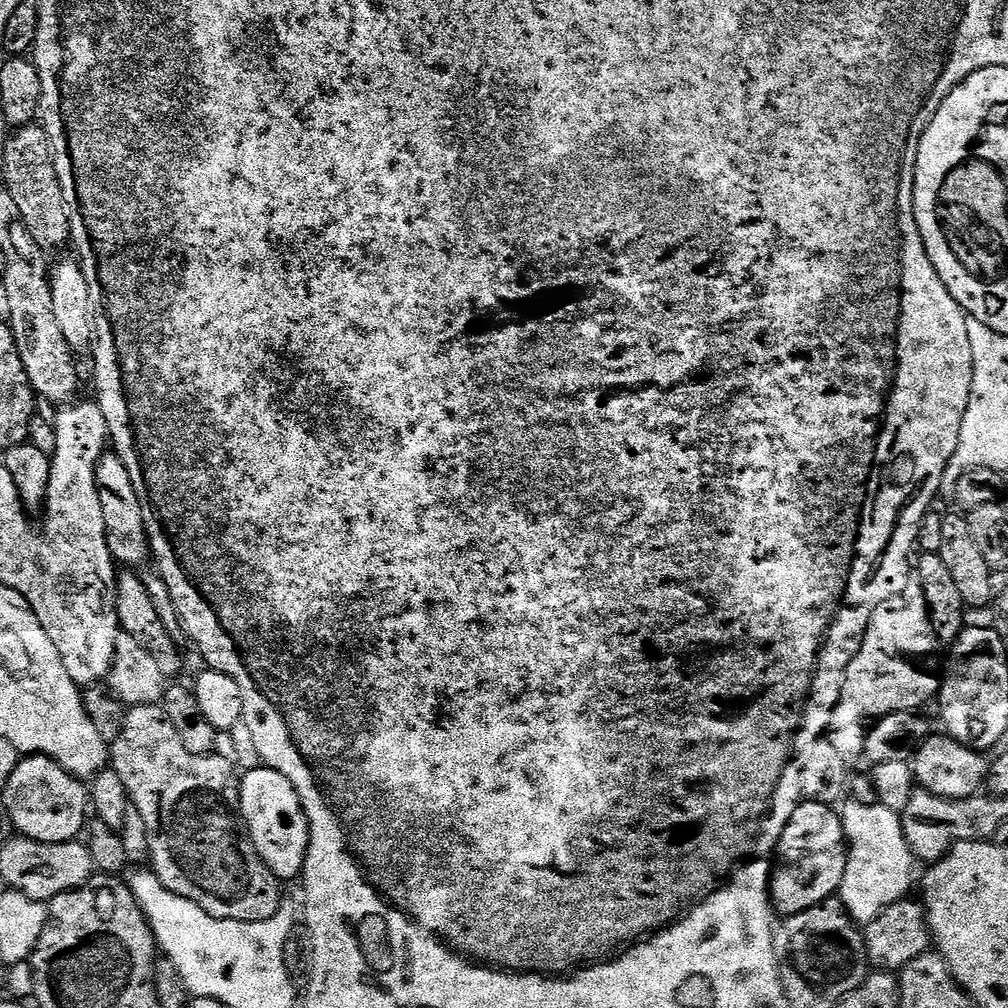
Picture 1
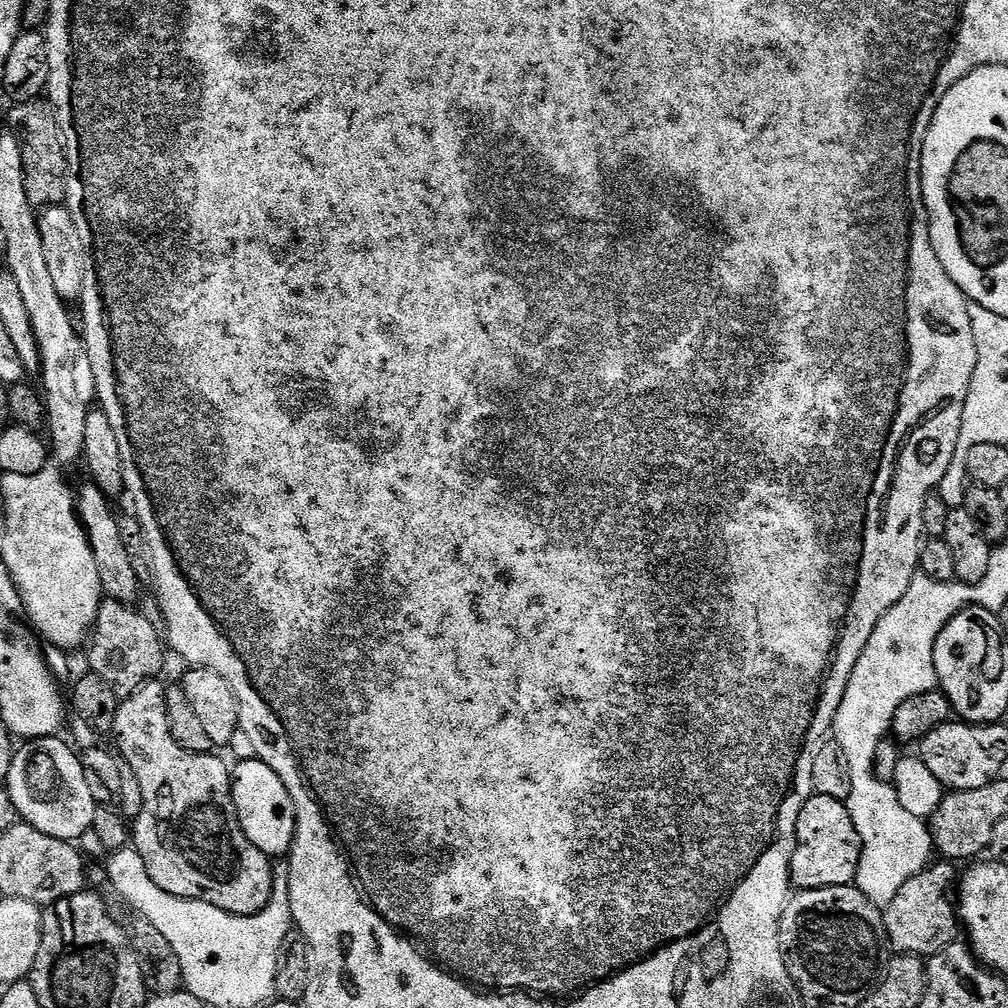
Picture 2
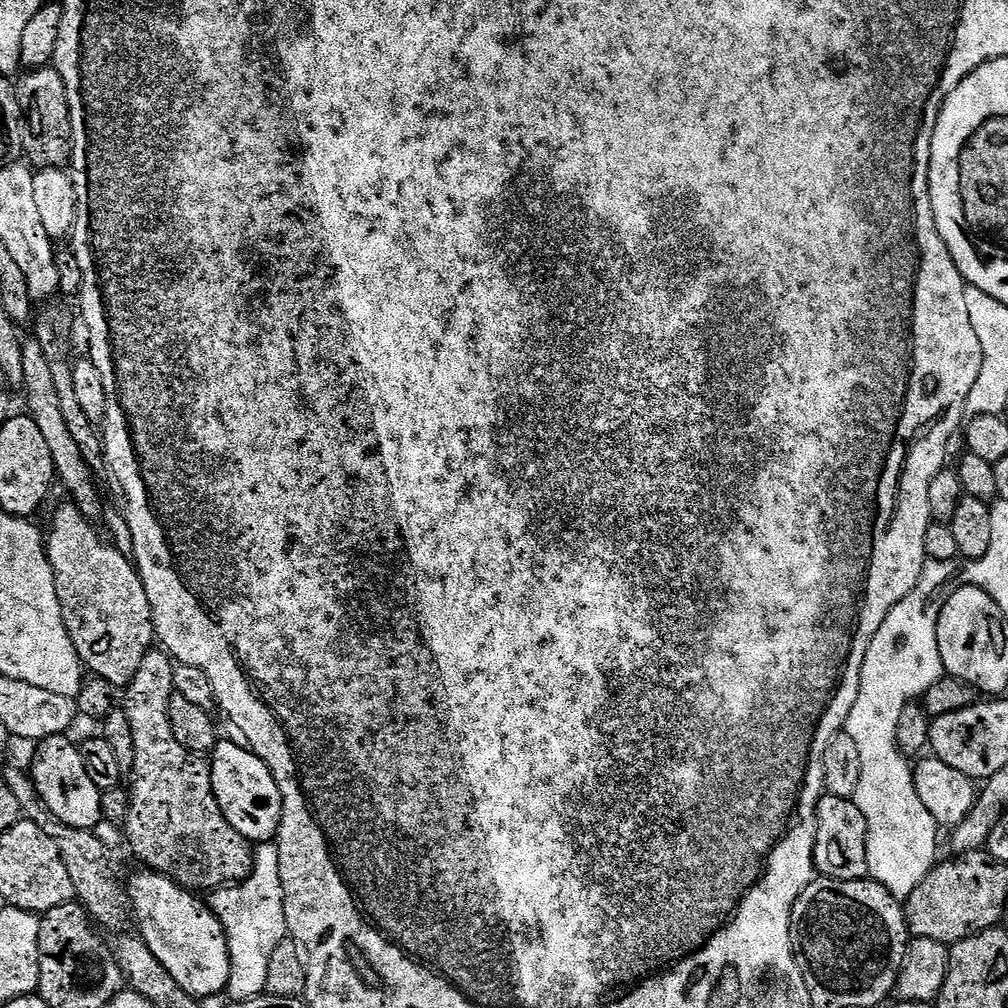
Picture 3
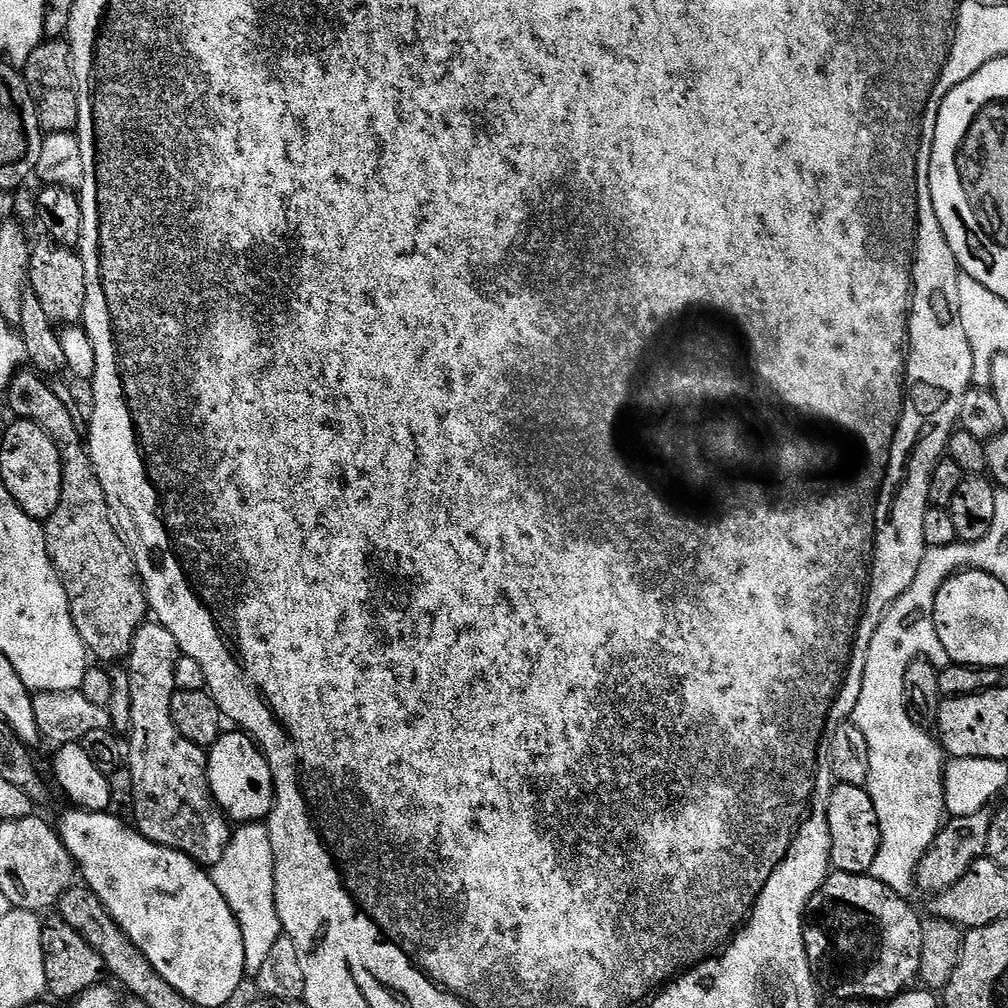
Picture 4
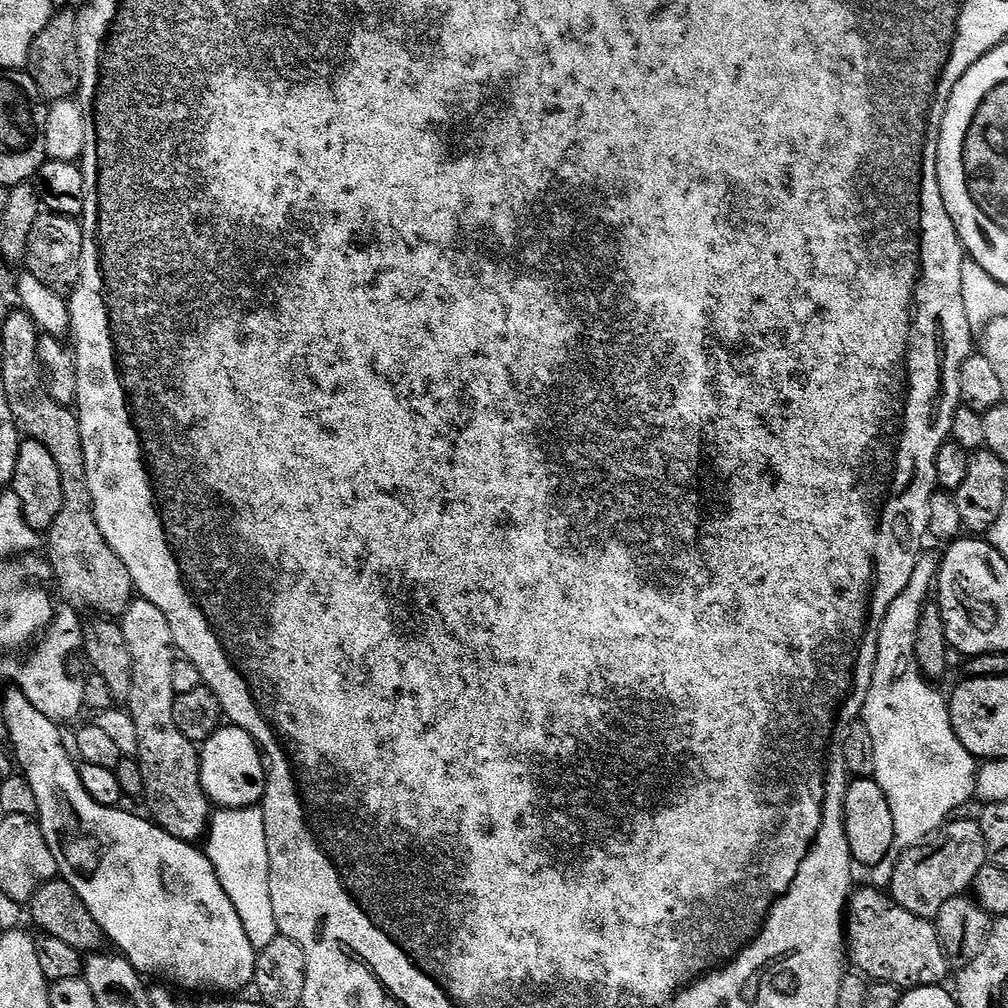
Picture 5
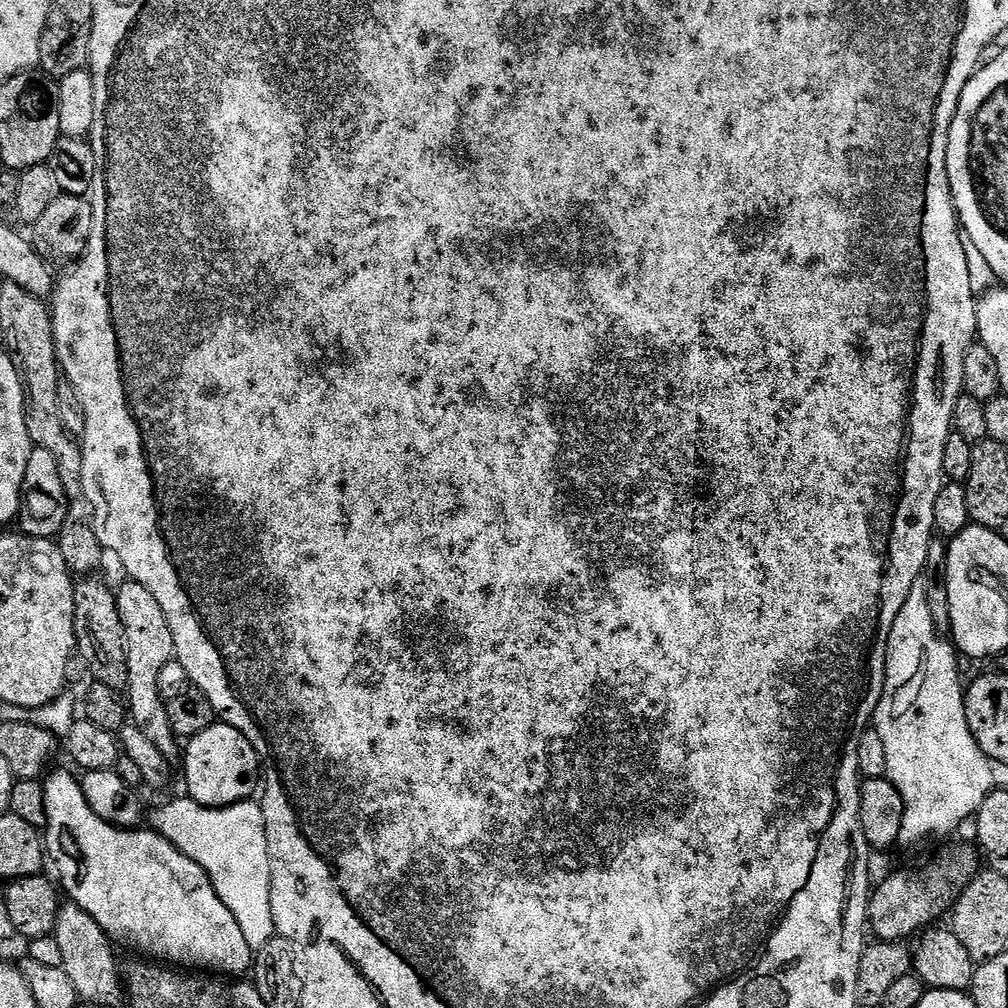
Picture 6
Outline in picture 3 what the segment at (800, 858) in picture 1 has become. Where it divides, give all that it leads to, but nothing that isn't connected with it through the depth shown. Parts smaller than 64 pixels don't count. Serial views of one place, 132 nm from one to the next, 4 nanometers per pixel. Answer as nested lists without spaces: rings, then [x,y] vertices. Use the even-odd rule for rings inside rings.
[[[827,794],[820,797],[816,807],[816,841],[814,862],[821,877],[830,880],[863,880],[868,876],[866,842],[868,827],[862,810],[858,810],[855,799],[847,800]]]

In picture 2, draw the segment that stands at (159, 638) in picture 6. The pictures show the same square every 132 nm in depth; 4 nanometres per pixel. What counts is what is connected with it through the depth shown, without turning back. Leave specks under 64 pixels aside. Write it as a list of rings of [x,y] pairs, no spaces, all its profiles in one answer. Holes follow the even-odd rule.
[[[159,679],[150,680],[147,684],[142,685],[137,692],[123,697],[120,701],[118,718],[114,718],[114,726],[111,730],[111,735],[116,736],[115,751],[128,763],[130,770],[134,770],[134,778],[138,778],[138,786],[142,786],[142,814],[134,821],[135,850],[138,854],[142,854],[146,874],[150,874],[154,886],[166,890],[166,894],[174,894],[179,900],[206,902],[210,906],[218,906],[218,910],[226,910],[235,916],[258,914],[267,906],[272,897],[273,861],[265,852],[258,850],[258,846],[254,846],[254,842],[250,842],[250,838],[246,838],[246,834],[238,822],[238,814],[232,797],[232,774],[229,765],[224,765],[216,757],[219,755],[206,752],[194,754],[190,750],[182,750],[182,746],[178,746],[178,742],[174,742],[174,734],[170,734],[170,718],[166,718],[166,698],[164,697],[166,688],[165,685],[162,686],[160,683]]]

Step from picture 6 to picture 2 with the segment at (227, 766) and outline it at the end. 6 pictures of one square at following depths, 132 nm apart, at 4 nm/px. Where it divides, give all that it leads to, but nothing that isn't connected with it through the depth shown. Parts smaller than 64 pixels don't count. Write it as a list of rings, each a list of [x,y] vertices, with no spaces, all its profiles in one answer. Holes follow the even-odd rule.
[[[255,758],[242,761],[237,768],[231,769],[231,774],[234,806],[246,838],[250,838],[250,842],[254,842],[254,846],[270,858],[287,857],[296,833],[296,811],[282,778],[278,778],[270,766]]]

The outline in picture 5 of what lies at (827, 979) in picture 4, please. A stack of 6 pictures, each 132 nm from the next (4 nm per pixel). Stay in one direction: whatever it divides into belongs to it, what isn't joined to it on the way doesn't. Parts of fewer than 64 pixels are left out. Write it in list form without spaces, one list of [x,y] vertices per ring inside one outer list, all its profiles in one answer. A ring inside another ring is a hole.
[[[857,887],[853,891],[846,909],[846,956],[851,967],[853,964],[856,967],[853,969],[869,981],[893,984],[902,990],[943,985],[950,965],[940,945],[935,923],[924,920],[918,914],[910,914],[910,910],[898,906],[898,902],[894,902],[891,895],[885,894],[881,889],[867,887]]]

